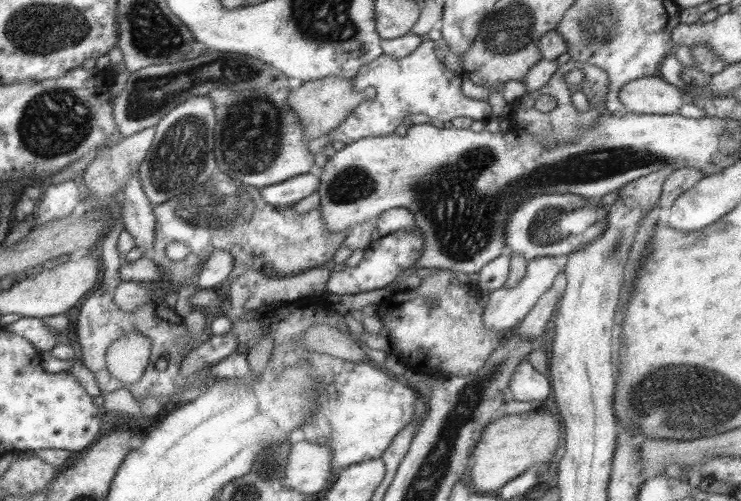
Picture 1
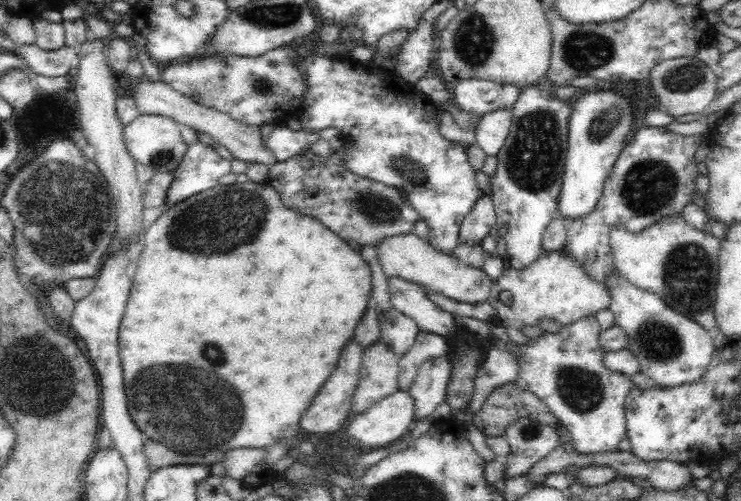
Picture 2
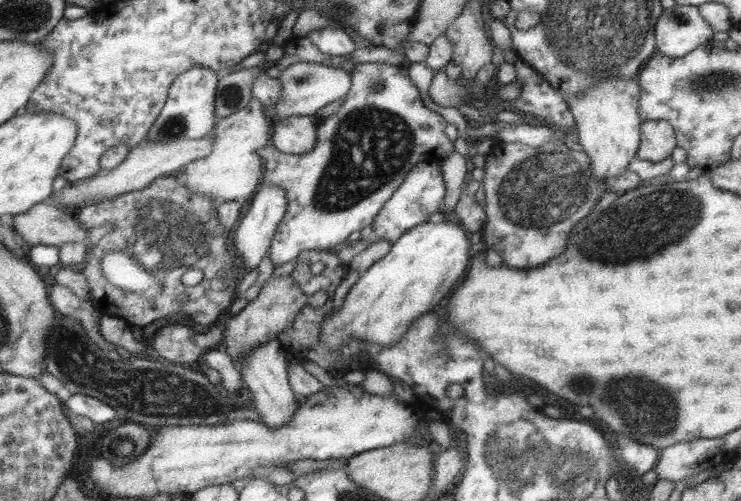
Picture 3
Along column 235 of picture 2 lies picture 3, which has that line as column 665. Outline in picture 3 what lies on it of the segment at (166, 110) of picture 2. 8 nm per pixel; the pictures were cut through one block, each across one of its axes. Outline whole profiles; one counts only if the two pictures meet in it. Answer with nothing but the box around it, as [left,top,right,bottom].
[635,120,676,164]

